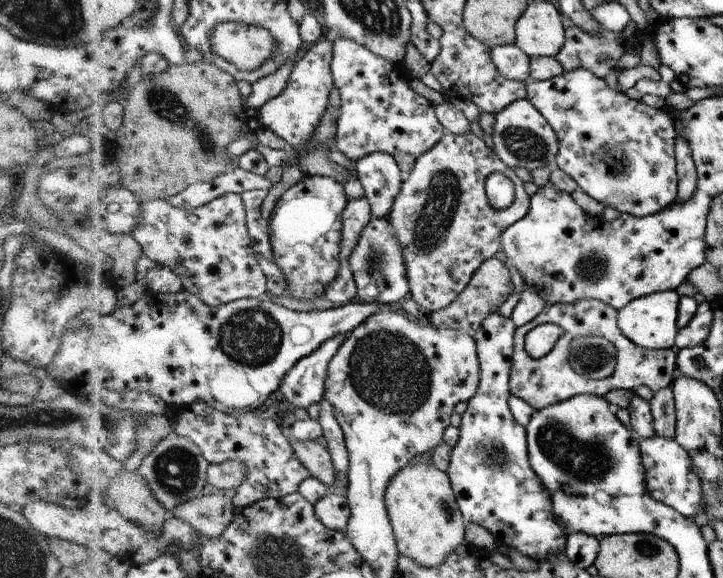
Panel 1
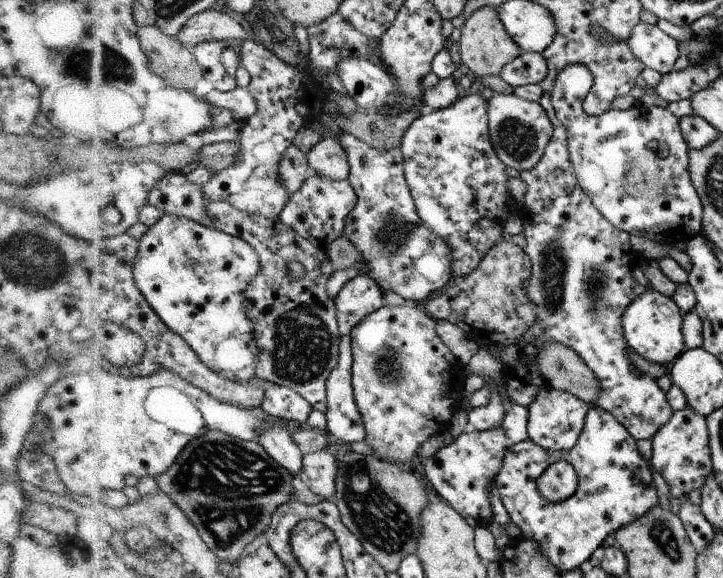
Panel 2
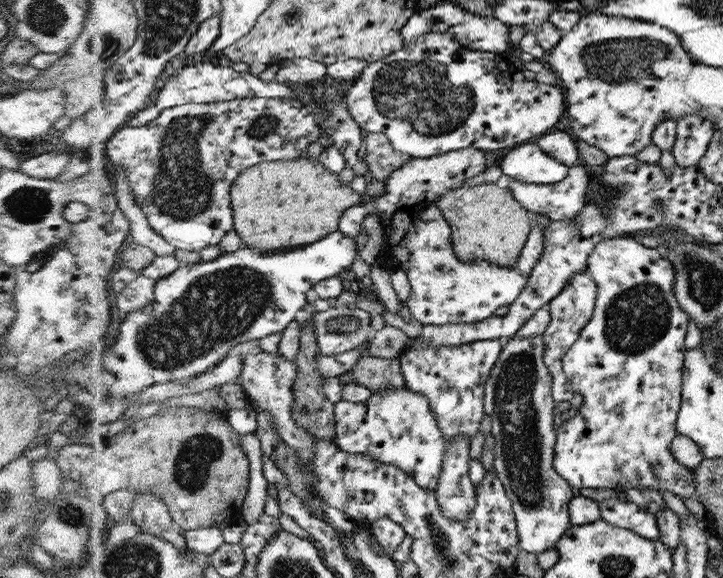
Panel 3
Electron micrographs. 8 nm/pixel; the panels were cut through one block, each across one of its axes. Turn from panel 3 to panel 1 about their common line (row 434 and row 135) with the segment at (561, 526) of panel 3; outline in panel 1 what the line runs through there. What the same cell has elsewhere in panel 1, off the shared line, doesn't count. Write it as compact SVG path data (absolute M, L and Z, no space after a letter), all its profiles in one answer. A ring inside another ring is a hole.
M528 98L520 99L495 115L494 134L492 135L494 148L500 160L510 168L516 166L526 168L532 172L542 164L555 166L558 141L555 130L546 122L546 117L533 105Z

